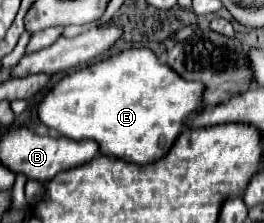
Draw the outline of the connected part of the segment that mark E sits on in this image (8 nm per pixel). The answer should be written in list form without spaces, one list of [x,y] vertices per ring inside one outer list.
[[[130,48],[112,54],[110,58],[98,60],[82,70],[66,74],[38,104],[38,118],[44,126],[56,130],[60,136],[70,140],[94,140],[98,152],[110,158],[120,158],[132,164],[146,164],[158,160],[162,152],[176,140],[184,122],[196,114],[202,106],[202,84],[180,78],[172,68],[160,64],[152,50]]]

